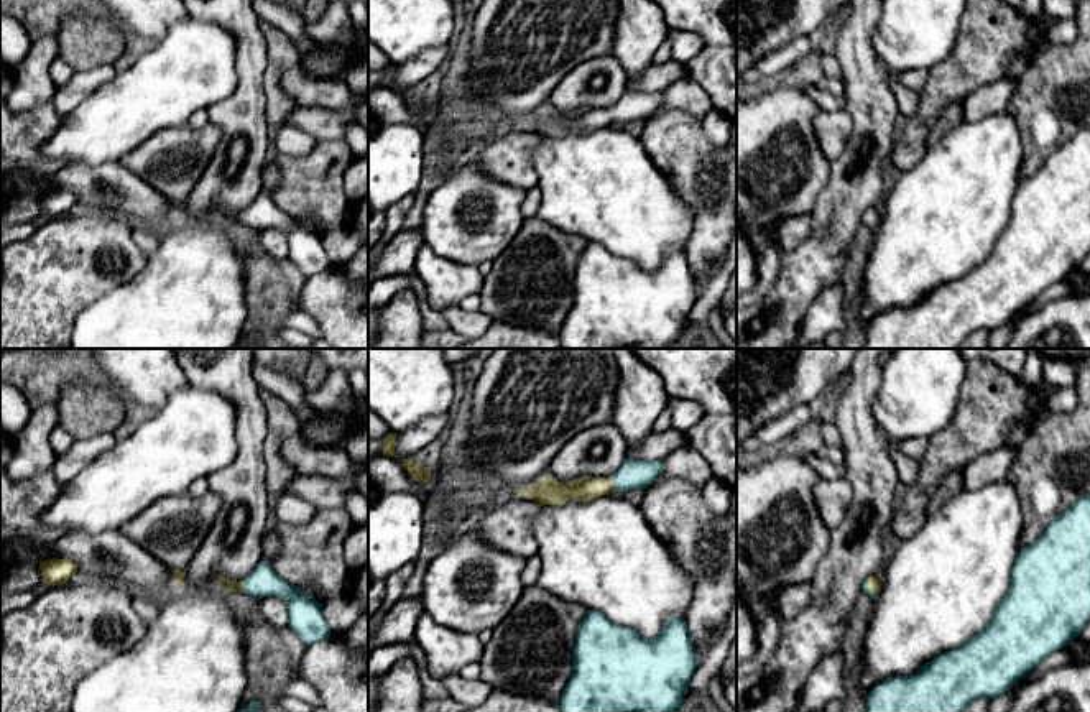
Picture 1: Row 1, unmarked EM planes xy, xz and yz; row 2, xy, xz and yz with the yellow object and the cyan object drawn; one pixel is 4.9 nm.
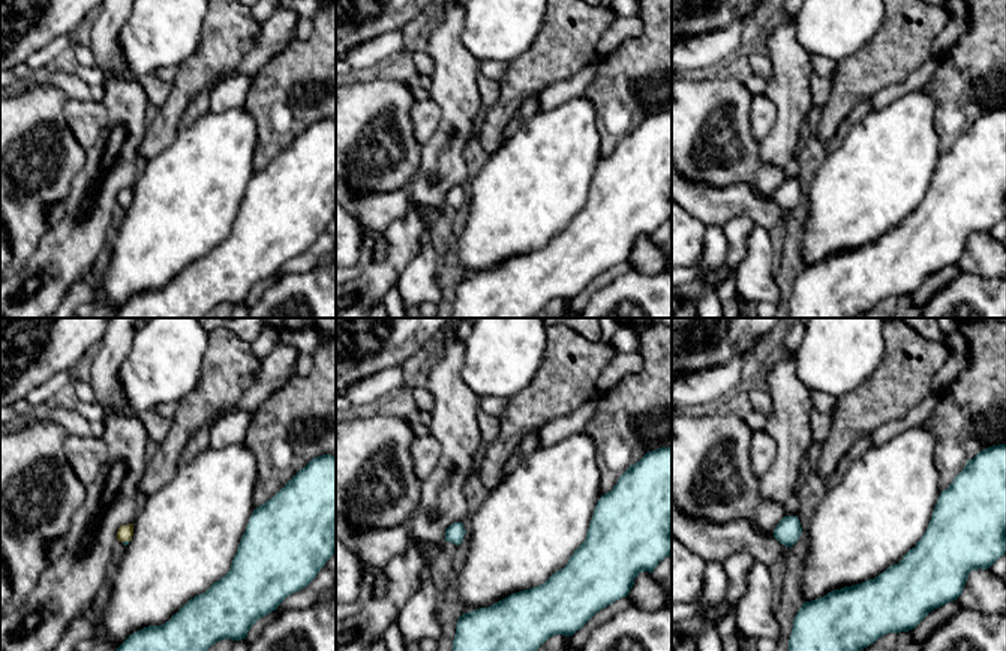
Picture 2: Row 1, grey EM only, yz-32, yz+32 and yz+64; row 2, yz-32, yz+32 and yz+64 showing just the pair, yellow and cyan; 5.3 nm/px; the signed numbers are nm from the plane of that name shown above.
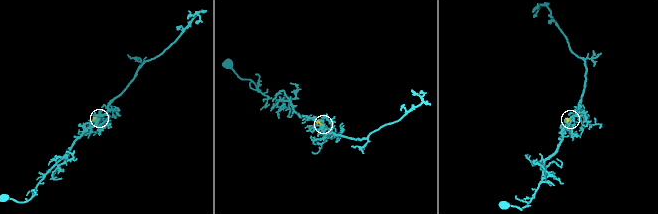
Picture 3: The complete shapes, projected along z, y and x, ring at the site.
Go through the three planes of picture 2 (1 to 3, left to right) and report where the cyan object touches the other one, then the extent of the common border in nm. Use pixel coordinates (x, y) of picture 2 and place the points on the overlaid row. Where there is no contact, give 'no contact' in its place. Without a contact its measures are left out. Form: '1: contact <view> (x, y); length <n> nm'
1: contact yz-32 (125, 540); length 40 nm
2: no contact
3: no contact

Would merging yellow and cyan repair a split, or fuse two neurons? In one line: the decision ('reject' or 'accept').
accept

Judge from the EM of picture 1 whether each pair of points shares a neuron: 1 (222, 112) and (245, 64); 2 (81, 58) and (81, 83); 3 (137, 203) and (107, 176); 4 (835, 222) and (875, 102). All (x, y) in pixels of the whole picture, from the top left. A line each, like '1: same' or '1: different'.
1: same
2: different
3: same
4: same

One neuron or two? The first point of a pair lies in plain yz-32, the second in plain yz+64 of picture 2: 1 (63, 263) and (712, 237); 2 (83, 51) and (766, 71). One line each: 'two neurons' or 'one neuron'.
1: two neurons
2: one neuron

